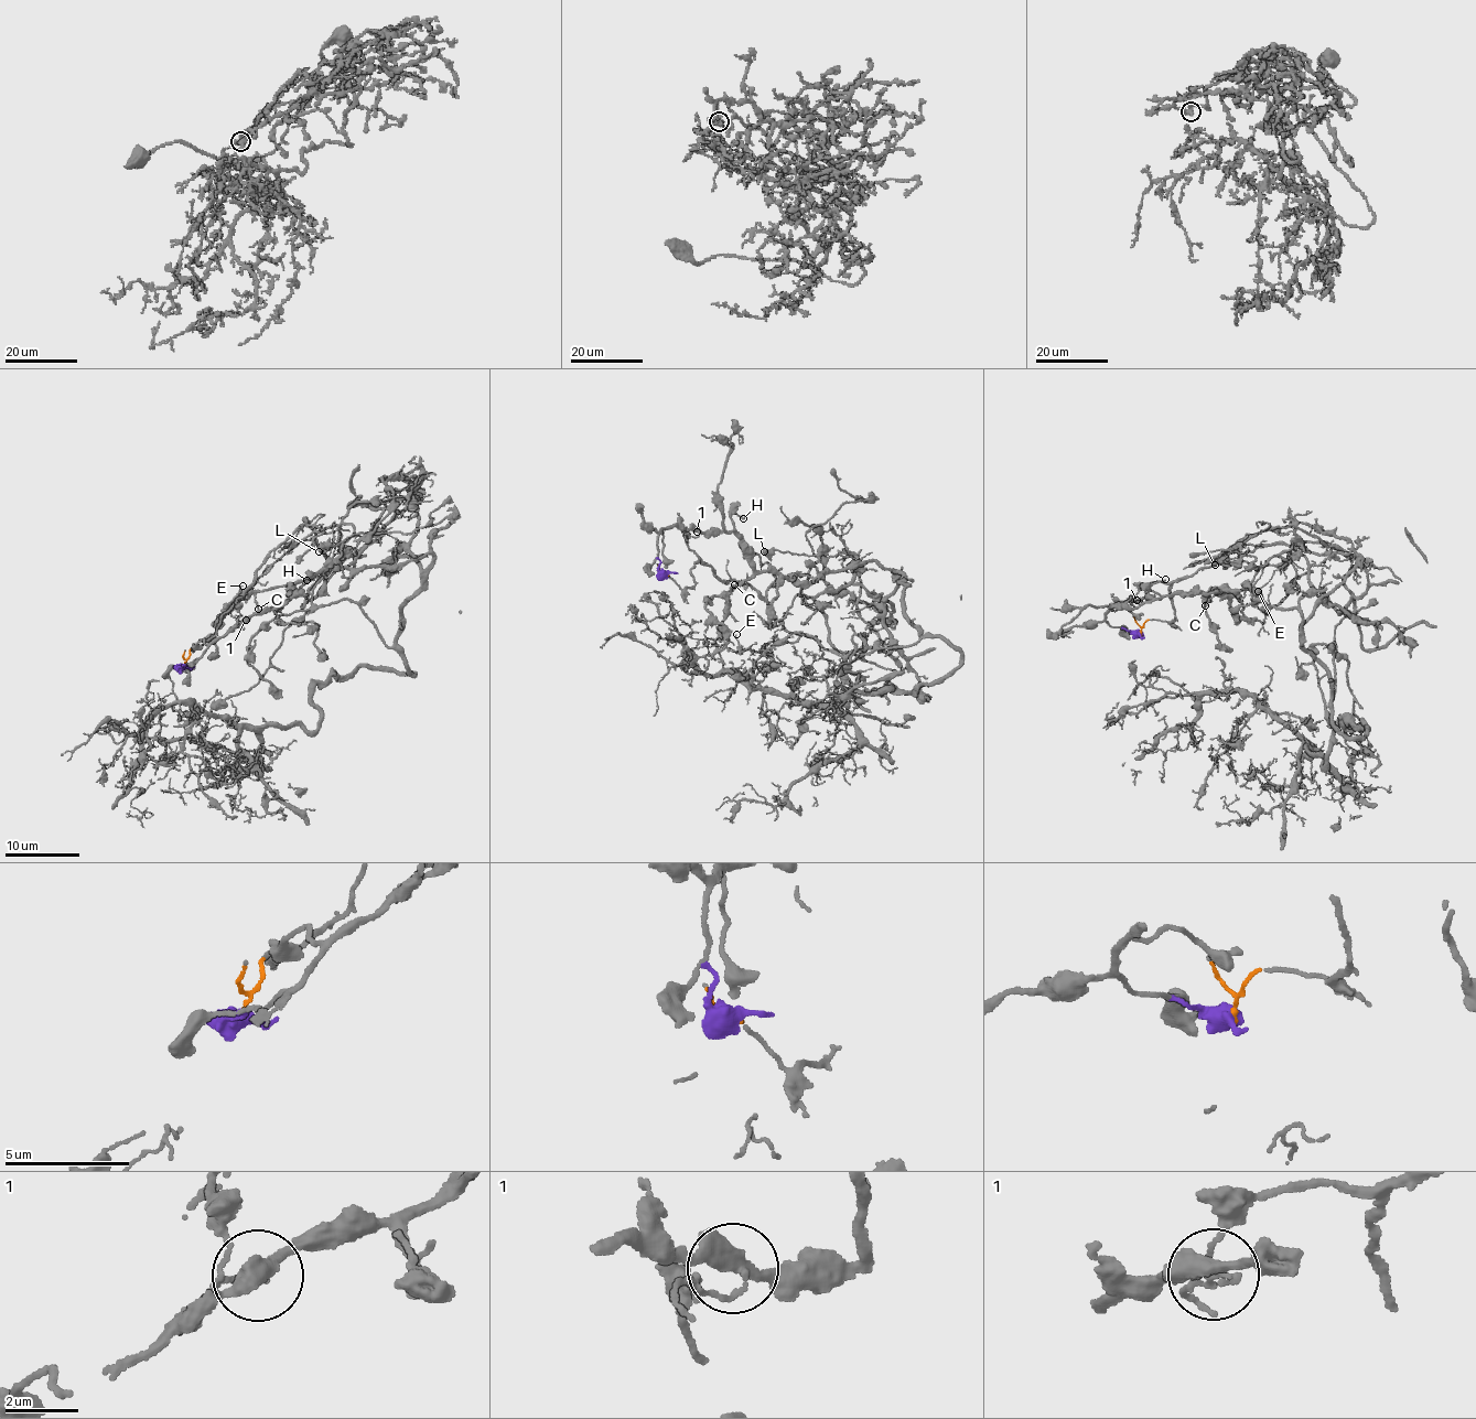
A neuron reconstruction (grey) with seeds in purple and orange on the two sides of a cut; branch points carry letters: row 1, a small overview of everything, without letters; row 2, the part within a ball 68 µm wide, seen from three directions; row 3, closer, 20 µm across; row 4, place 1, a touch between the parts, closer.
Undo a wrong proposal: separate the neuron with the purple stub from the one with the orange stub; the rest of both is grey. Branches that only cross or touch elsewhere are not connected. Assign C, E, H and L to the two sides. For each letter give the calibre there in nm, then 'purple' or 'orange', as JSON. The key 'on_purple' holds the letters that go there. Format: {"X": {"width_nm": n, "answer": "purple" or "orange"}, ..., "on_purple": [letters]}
{"C": {"width_nm": 150, "answer": "purple"}, "E": {"width_nm": 110, "answer": "orange"}, "H": {"width_nm": 140, "answer": "purple"}, "L": {"width_nm": 340, "answer": "orange"}, "on_purple": ["C", "H"]}

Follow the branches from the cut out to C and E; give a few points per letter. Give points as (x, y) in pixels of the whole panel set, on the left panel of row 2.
C: (184, 667), (181, 667), (247, 617), (282, 605), (289, 597), (286, 587), (257, 593), (257, 609)
E: (184, 667), (190, 648), (216, 634), (221, 616), (303, 518), (313, 537), (279, 557), (237, 599), (241, 587)

